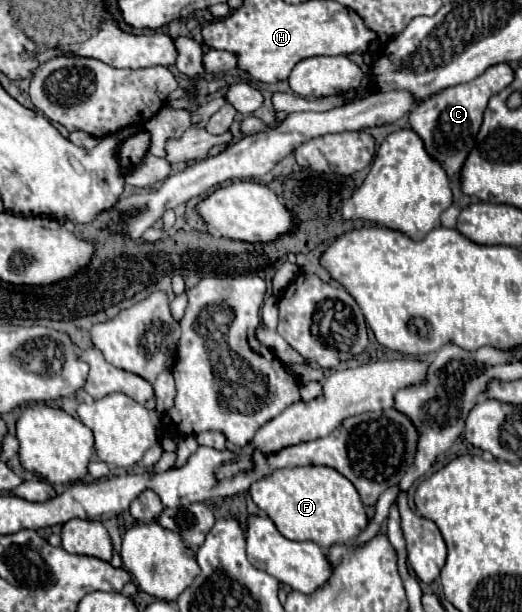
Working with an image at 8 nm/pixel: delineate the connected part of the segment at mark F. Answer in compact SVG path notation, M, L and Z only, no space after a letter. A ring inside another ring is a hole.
M305 465L305 467L293 467L293 469L277 469L269 477L255 481L249 489L251 499L255 505L275 523L279 533L291 541L315 541L323 549L329 549L333 545L345 545L351 543L359 531L367 525L367 511L365 505L353 487L353 483L343 477L339 471L325 467L325 465Z

